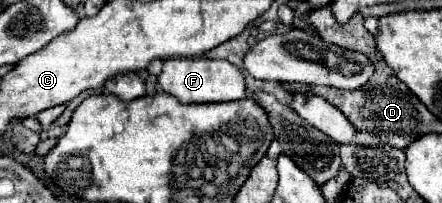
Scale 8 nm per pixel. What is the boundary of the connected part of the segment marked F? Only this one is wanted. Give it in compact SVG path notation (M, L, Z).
M167 58L163 62L163 72L157 76L163 92L175 96L183 104L201 102L229 102L241 100L245 96L245 76L243 72L227 60L211 58Z

